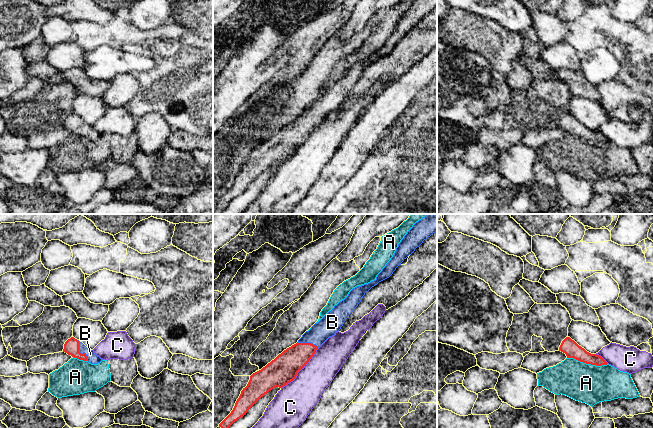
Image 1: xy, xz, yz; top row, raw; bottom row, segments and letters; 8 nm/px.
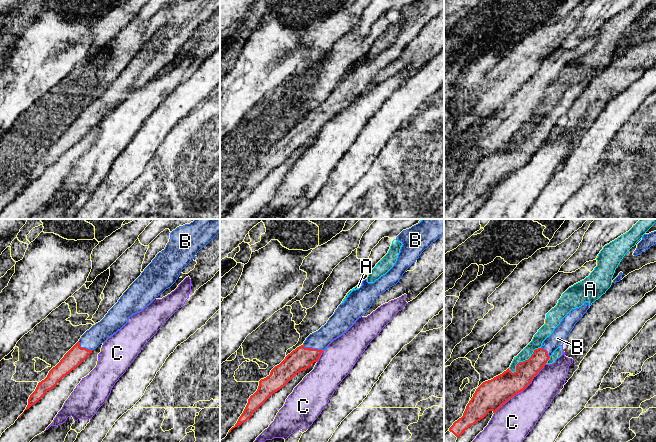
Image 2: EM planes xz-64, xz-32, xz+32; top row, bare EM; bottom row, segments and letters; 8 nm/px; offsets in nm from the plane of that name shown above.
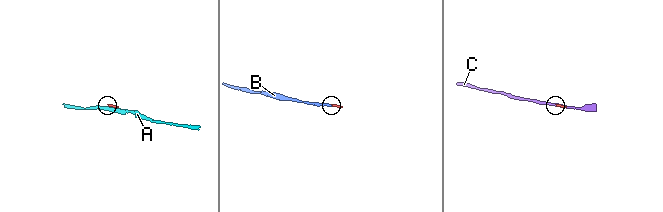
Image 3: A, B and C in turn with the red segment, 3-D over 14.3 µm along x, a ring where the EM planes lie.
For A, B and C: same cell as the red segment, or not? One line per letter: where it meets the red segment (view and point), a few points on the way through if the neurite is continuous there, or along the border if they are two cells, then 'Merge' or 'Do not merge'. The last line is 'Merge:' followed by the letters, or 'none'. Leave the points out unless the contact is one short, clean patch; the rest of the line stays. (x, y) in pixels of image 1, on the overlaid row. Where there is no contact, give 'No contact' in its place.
A: Touches red at yz (587, 363). Do not merge
B: Touches red at xy (79, 352). Path across: xy (71, 347), (74, 347), (79, 352), (87, 354), (92, 358). Merge
C: Touches red at xz (300, 369). Do not merge
Merge: B

